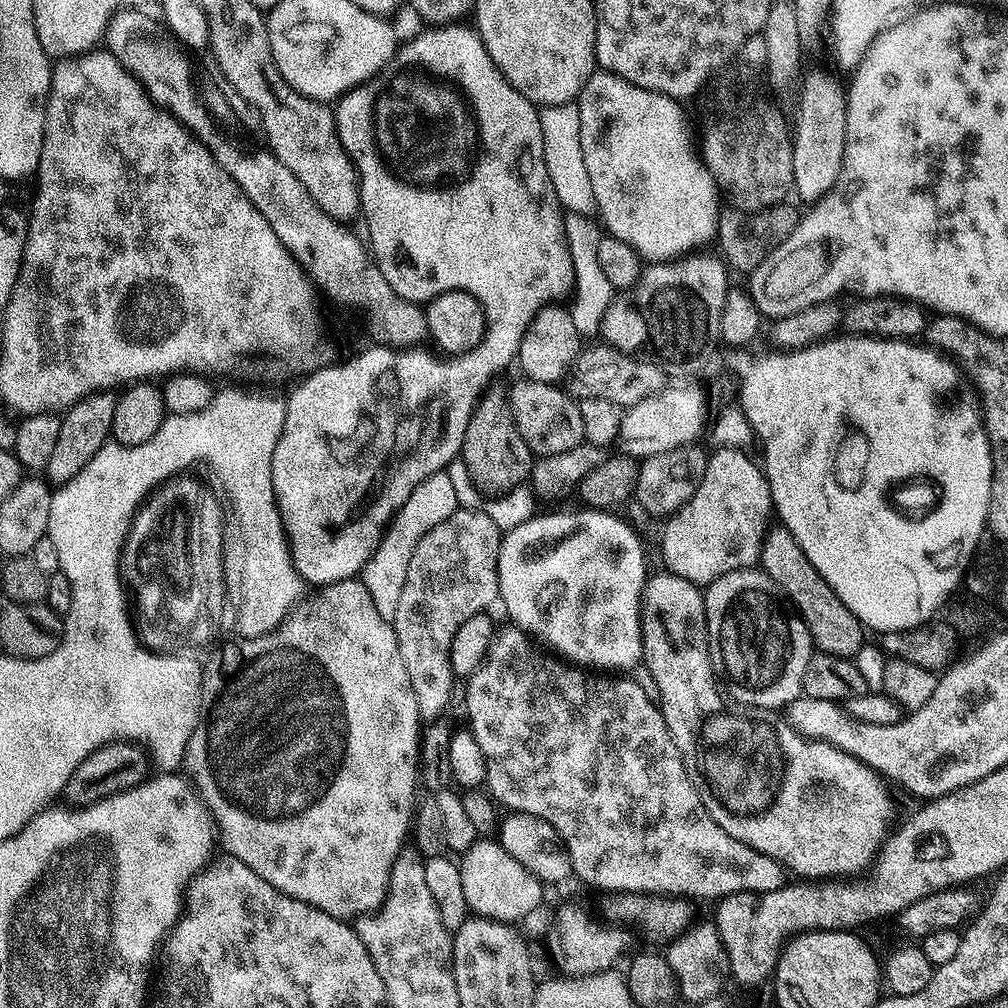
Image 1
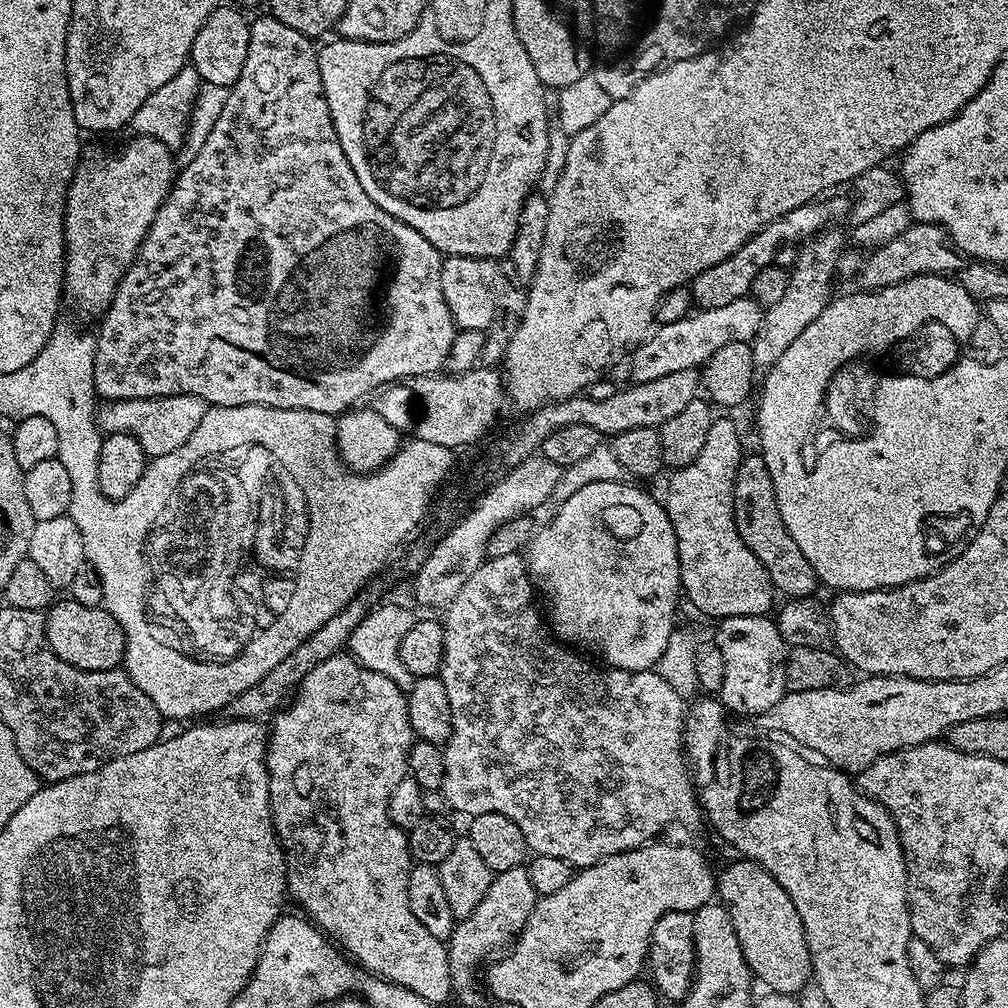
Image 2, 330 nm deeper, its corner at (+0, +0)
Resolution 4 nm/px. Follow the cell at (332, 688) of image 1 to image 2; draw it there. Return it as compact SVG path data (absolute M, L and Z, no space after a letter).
M351 654L331 656L326 658L326 662L318 662L318 666L314 666L314 670L310 670L306 678L302 678L290 703L283 710L277 711L270 723L272 728L270 724L264 758L264 765L268 769L268 801L272 804L272 827L276 829L276 839L286 857L286 888L291 899L293 896L305 908L303 911L307 919L329 937L335 938L339 947L349 957L355 958L364 971L389 980L391 984L401 984L406 990L412 990L414 994L429 1000L432 1005L440 1006L447 996L453 995L448 950L445 941L434 938L434 934L430 934L430 930L426 930L426 926L422 926L422 922L414 918L414 910L410 910L410 870L414 867L414 861L408 853L405 829L394 824L388 817L388 799L390 794L394 794L394 786L398 786L398 782L409 775L408 752L414 743L405 689L399 688L386 674L378 674L372 668L367 668Z

